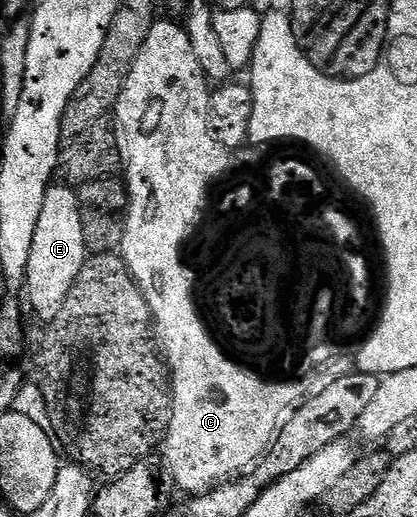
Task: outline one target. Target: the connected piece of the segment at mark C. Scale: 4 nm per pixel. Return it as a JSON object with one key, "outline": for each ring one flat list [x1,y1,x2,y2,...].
{"outline":[[158,19,148,32,140,53,136,55,112,110,118,144,124,154,126,193,130,197,120,256,130,268,138,290,148,303,150,315,154,318,156,337,170,370,170,425,162,438,160,454,169,480,173,484,175,481,186,495,210,493,219,485,253,470,274,444,284,418,299,404,298,390,295,388,271,388,258,384,258,381,246,377,232,365,227,365,207,340,190,308,189,284,178,264,178,245,190,225,193,225,197,208,205,207,202,193,211,193,211,184,225,175,231,157,210,131,211,92,211,82,192,52,192,39,188,39,185,28,179,22,177,25,174,21]]}

